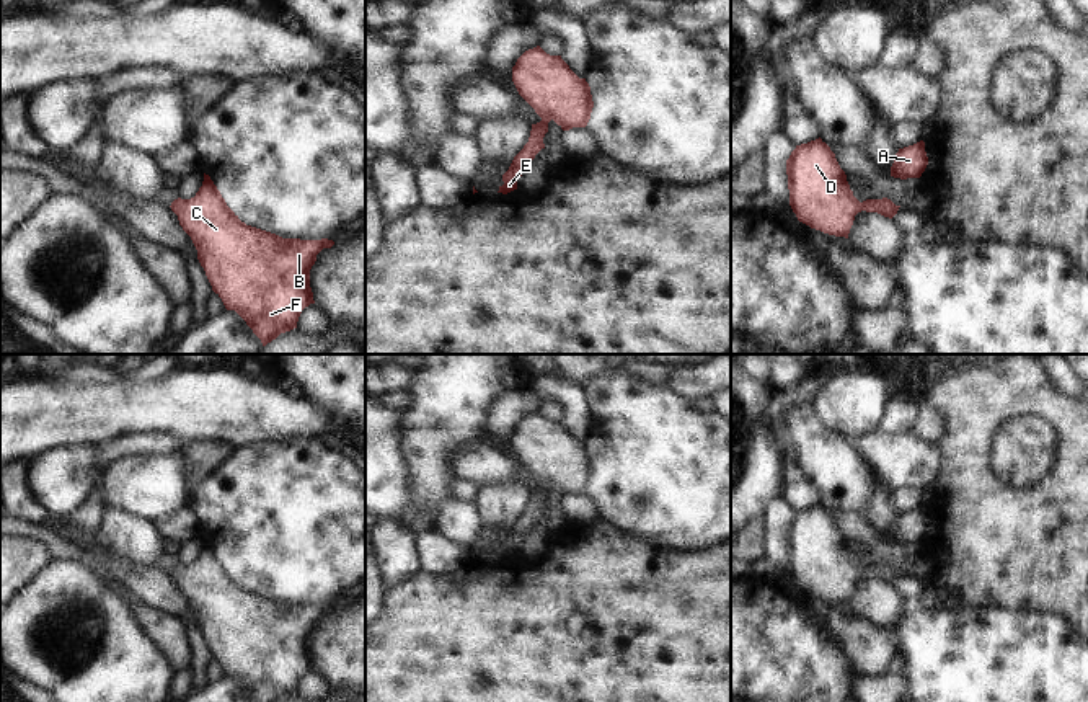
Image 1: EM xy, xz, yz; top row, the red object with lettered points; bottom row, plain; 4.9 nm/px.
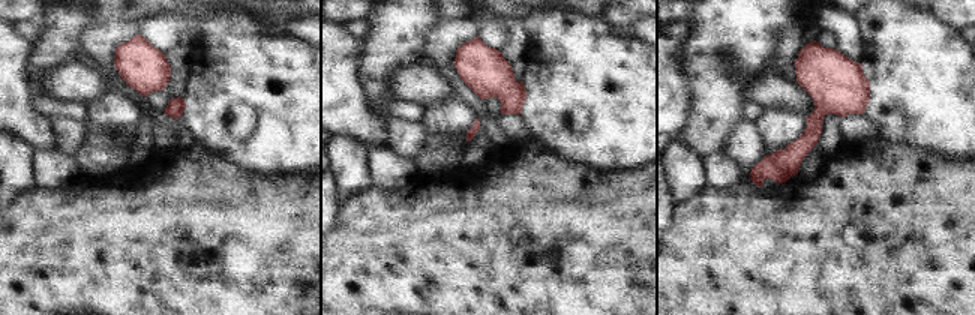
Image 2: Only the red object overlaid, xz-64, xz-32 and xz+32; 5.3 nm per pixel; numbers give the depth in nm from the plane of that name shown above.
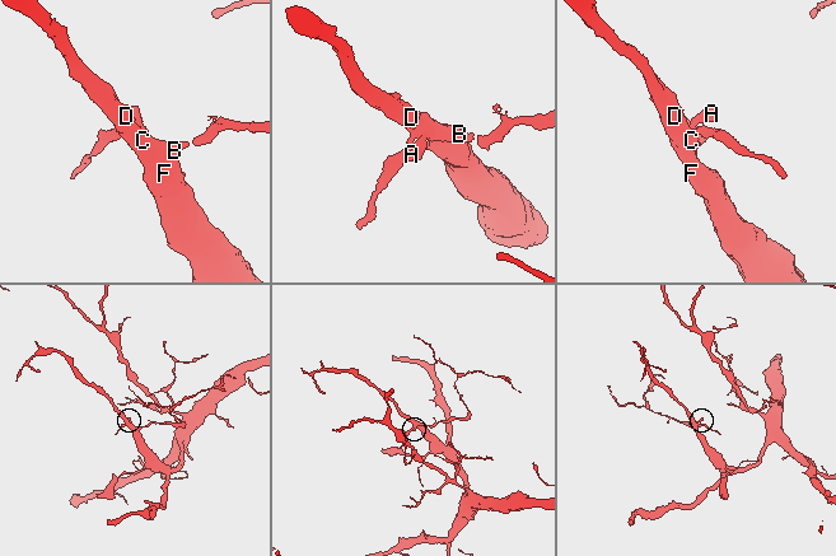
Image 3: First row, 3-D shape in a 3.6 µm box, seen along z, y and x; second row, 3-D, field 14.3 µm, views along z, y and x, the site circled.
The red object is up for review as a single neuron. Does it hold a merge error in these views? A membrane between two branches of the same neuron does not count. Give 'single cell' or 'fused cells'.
single cell

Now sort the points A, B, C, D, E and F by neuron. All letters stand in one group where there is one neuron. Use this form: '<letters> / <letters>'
A B C D E F

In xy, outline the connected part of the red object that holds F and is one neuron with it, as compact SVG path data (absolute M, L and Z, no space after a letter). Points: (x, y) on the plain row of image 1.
M206 539L194 563L178 563L170 573L178 581L183 596L191 602L212 656L222 664L227 676L235 676L256 702L279 702L297 694L302 676L315 669L310 635L316 620L334 611L333 606L282 604L246 591L227 571Z

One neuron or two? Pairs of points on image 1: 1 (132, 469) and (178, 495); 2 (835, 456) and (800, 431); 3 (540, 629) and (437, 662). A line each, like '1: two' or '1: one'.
1: one
2: one
3: one

